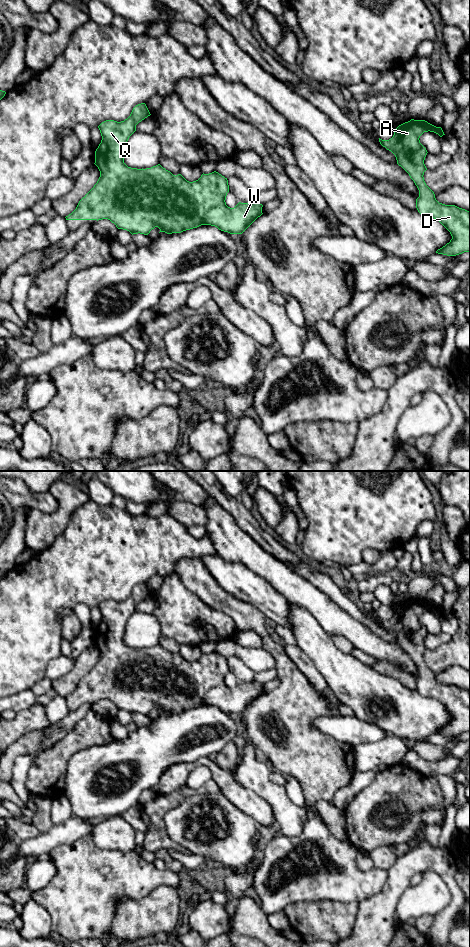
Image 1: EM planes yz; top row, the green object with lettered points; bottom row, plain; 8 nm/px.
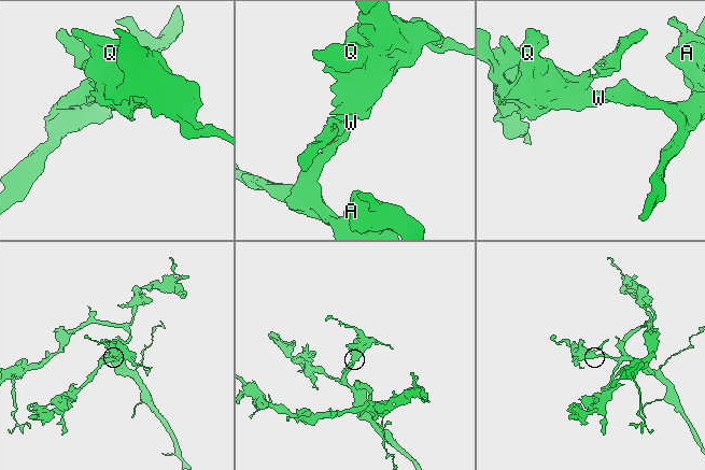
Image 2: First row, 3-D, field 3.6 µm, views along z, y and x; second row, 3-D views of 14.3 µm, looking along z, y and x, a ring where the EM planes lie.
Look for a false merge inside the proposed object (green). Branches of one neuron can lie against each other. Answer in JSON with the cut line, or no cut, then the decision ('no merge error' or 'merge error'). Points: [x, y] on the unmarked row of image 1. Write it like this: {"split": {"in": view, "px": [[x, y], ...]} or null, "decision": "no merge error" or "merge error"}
{"split": null, "decision": "no merge error"}

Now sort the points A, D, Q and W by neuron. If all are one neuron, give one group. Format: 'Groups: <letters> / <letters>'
Groups: A D Q W

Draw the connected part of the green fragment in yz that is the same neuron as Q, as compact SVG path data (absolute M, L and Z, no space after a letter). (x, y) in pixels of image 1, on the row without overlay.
M141 583L133 588L130 596L124 601L106 600L98 606L102 620L95 631L94 644L100 651L100 657L94 667L79 681L76 689L65 697L66 700L108 699L118 709L127 710L132 715L138 713L148 715L155 707L167 714L181 713L201 705L215 706L230 714L242 714L263 694L263 685L257 682L239 682L234 688L228 687L225 682L229 672L228 660L218 652L203 653L198 660L189 662L181 654L175 656L160 644L151 648L137 649L128 647L124 643L125 627L129 617L136 611L136 605L150 595L146 584Z

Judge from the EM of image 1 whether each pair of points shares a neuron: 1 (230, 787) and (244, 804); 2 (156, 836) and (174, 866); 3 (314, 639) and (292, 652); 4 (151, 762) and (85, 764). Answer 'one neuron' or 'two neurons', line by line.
1: one neuron
2: two neurons
3: two neurons
4: one neuron

